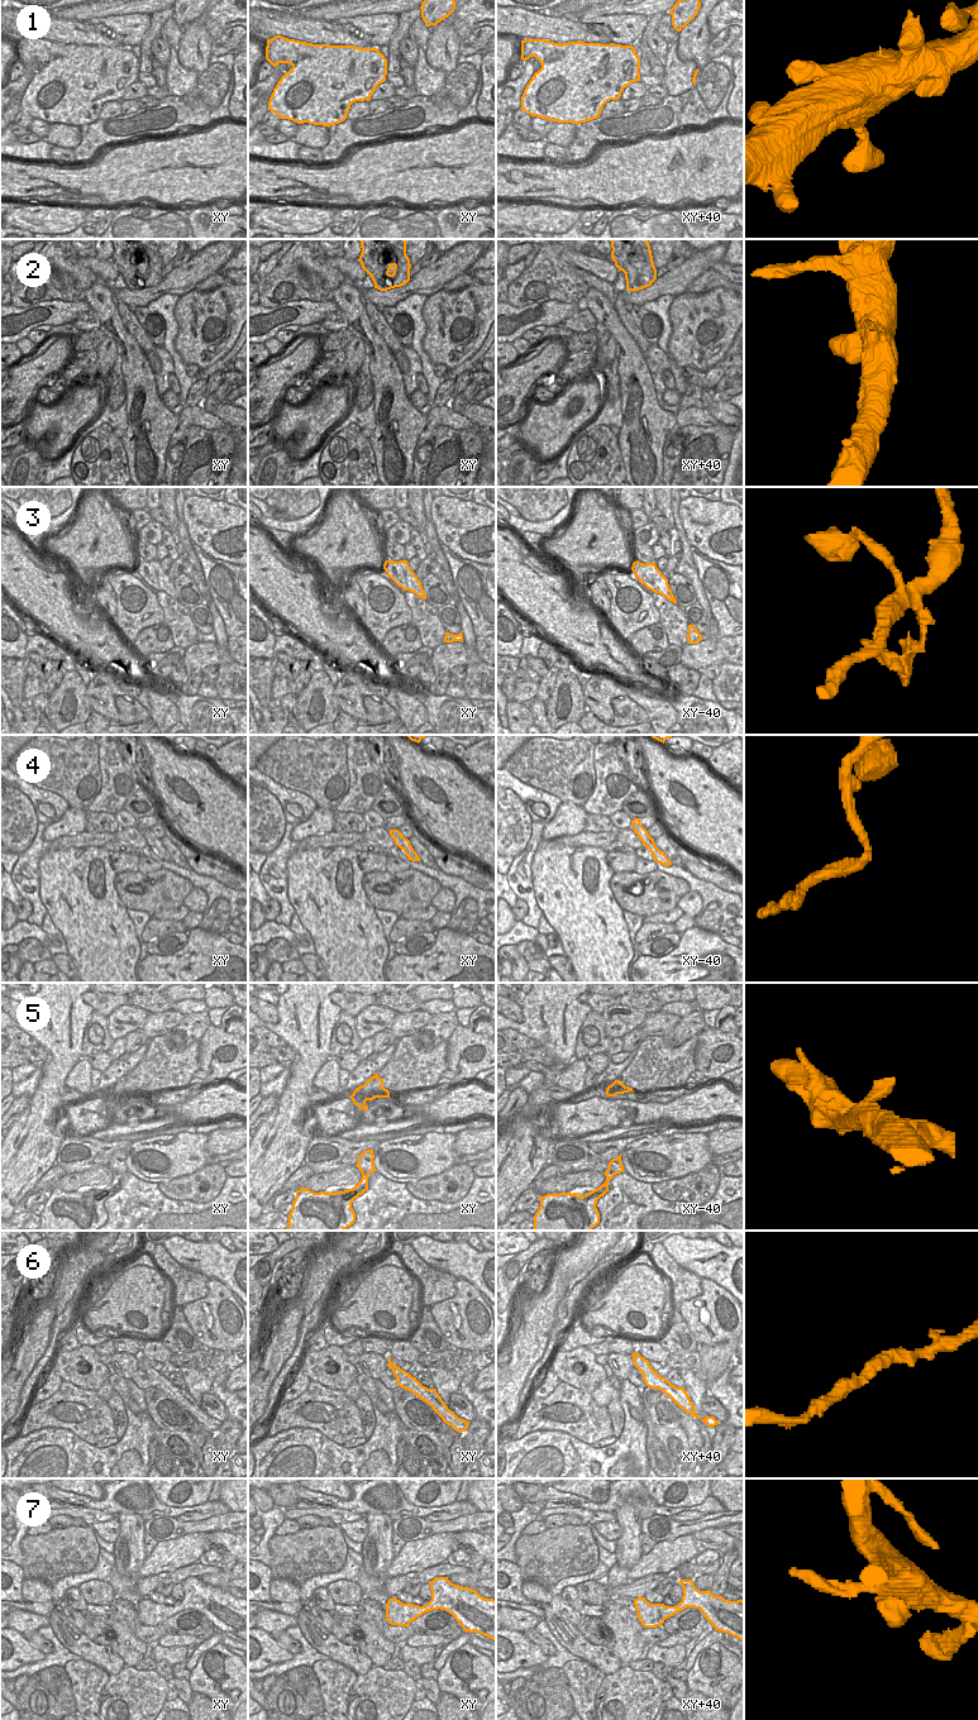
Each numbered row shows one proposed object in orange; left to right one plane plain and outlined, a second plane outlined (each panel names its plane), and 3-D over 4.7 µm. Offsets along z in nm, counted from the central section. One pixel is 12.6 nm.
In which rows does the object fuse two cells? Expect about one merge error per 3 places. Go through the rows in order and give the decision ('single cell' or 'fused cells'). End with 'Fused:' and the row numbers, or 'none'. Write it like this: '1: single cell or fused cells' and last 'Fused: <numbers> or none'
1: single cell
2: single cell
3: fused cells
4: single cell
5: single cell
6: single cell
7: single cell
Fused: 3

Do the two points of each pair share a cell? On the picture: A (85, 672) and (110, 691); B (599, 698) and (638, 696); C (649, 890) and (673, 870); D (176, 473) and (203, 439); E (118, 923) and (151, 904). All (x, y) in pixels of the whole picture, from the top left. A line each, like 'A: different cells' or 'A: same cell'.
A: different cells
B: different cells
C: different cells
D: same cell
E: different cells

